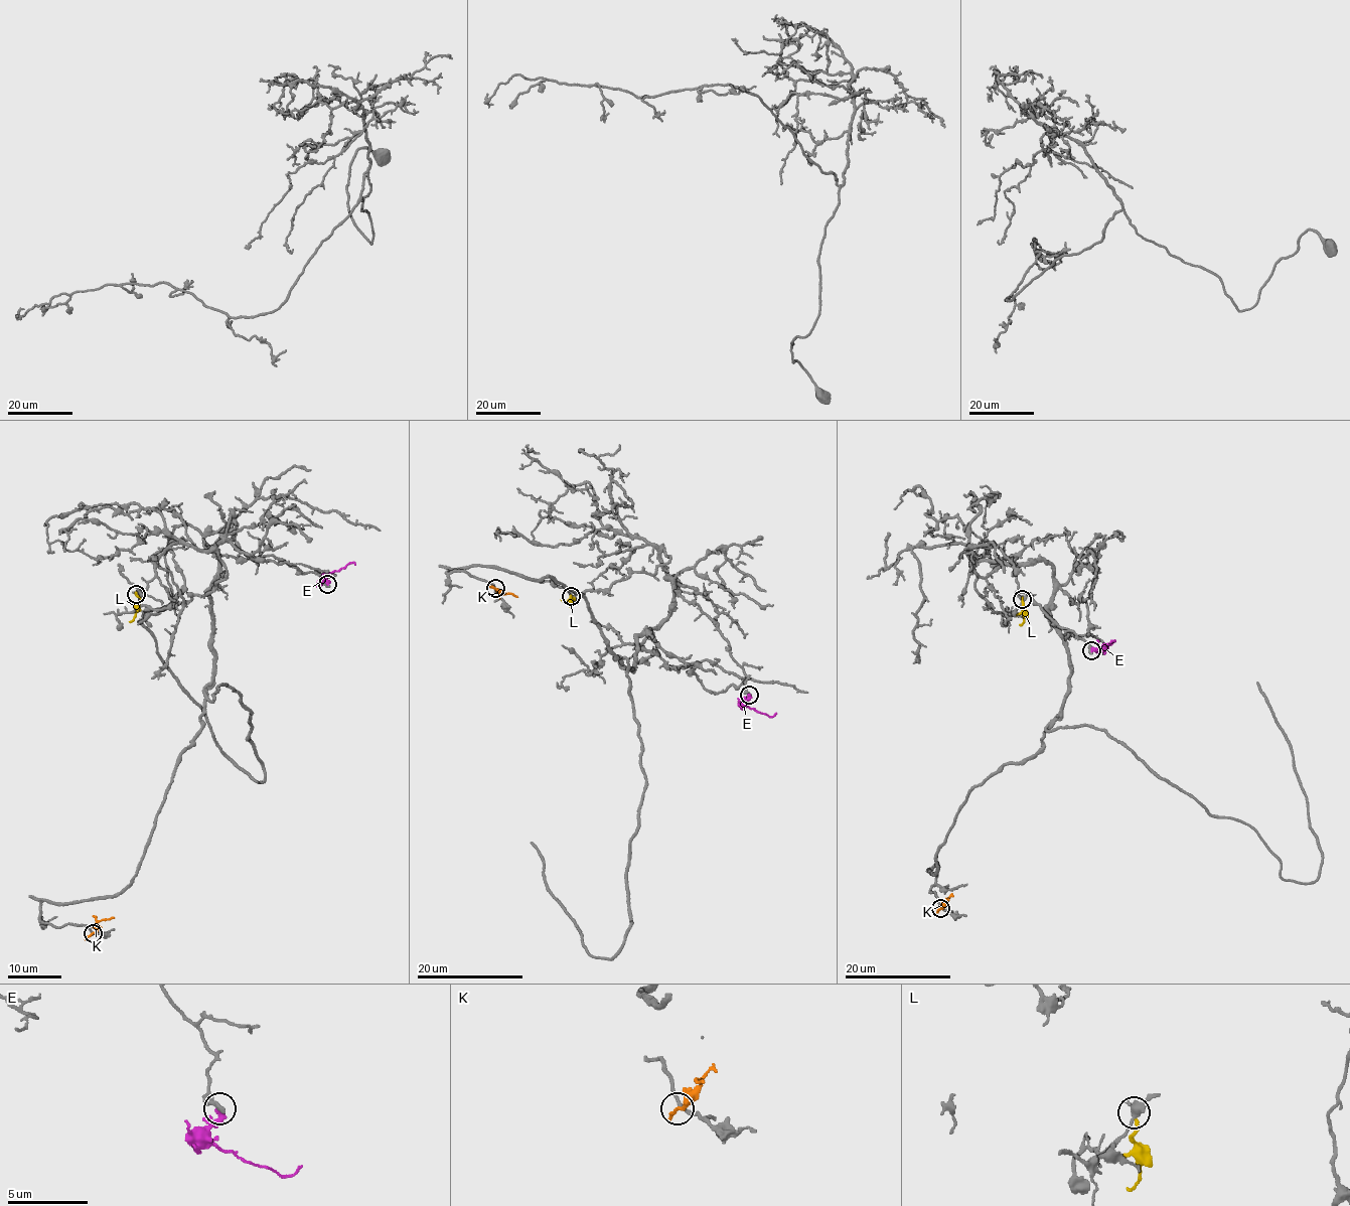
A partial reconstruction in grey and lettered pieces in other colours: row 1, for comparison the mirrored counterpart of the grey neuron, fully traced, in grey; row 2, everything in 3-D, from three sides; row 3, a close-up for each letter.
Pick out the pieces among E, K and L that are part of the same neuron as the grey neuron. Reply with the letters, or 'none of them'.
none of them

